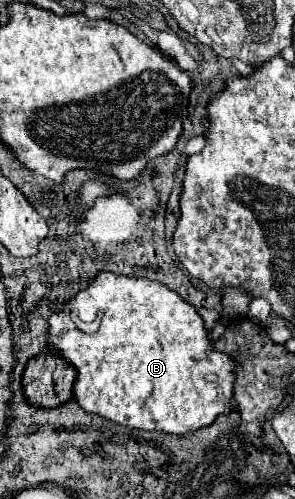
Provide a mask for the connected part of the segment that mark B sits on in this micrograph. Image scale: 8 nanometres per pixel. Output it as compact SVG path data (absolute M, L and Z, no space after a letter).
M98 272L94 280L102 280L102 326L98 328L98 332L86 334L76 328L68 310L50 316L48 346L54 350L46 346L40 354L30 358L22 376L24 394L30 404L50 408L64 404L72 398L74 386L74 398L84 410L128 428L168 434L188 434L200 430L204 426L210 426L220 414L232 412L230 402L234 398L234 370L238 362L234 362L234 358L230 358L228 354L214 350L204 320L192 304L182 300L182 296L174 294L164 284L152 282L148 278Z

